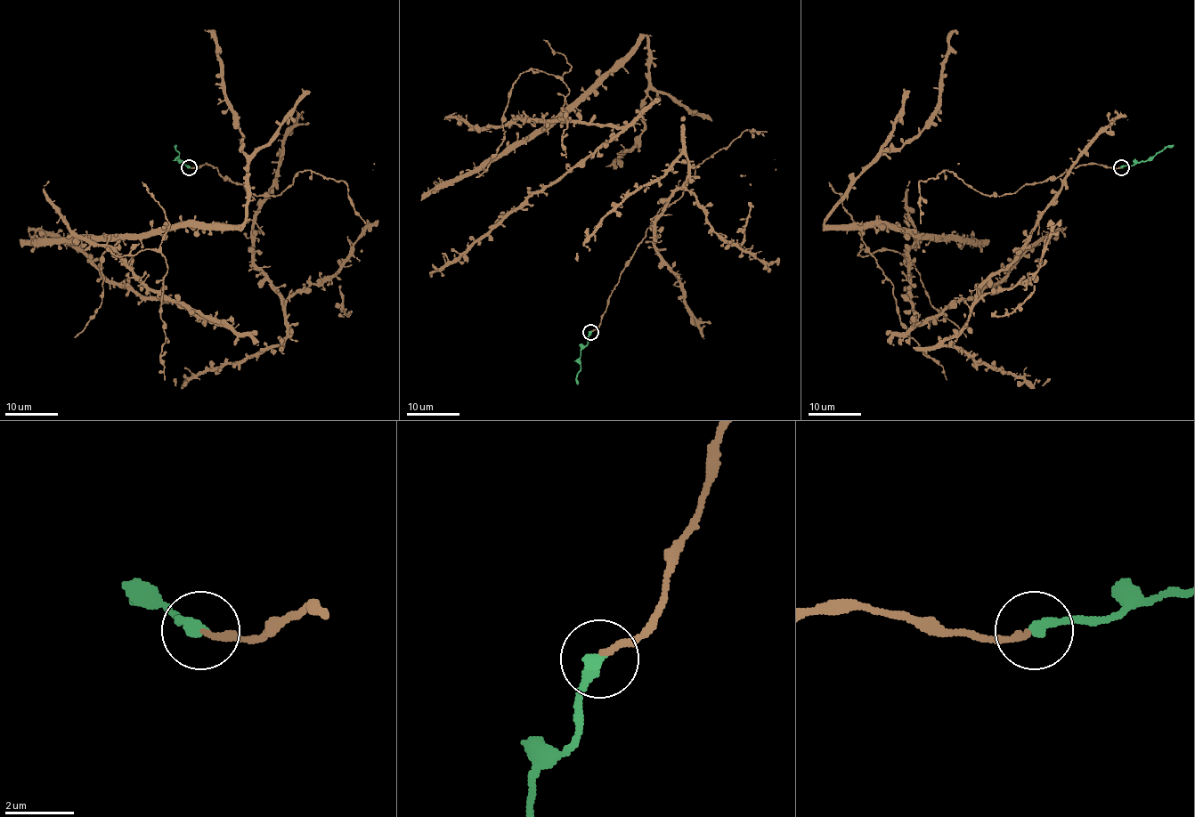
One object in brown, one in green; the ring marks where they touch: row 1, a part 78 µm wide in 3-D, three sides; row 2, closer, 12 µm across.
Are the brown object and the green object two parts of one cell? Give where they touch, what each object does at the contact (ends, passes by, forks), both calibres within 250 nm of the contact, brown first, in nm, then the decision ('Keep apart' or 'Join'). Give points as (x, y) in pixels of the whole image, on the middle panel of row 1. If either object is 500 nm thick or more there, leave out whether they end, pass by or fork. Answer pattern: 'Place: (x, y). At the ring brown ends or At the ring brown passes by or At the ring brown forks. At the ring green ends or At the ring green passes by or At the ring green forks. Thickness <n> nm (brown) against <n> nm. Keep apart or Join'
Place: (590, 332). At the ring brown ends. At the ring green ends. Thickness 180 nm (brown) against 360 nm. Join

